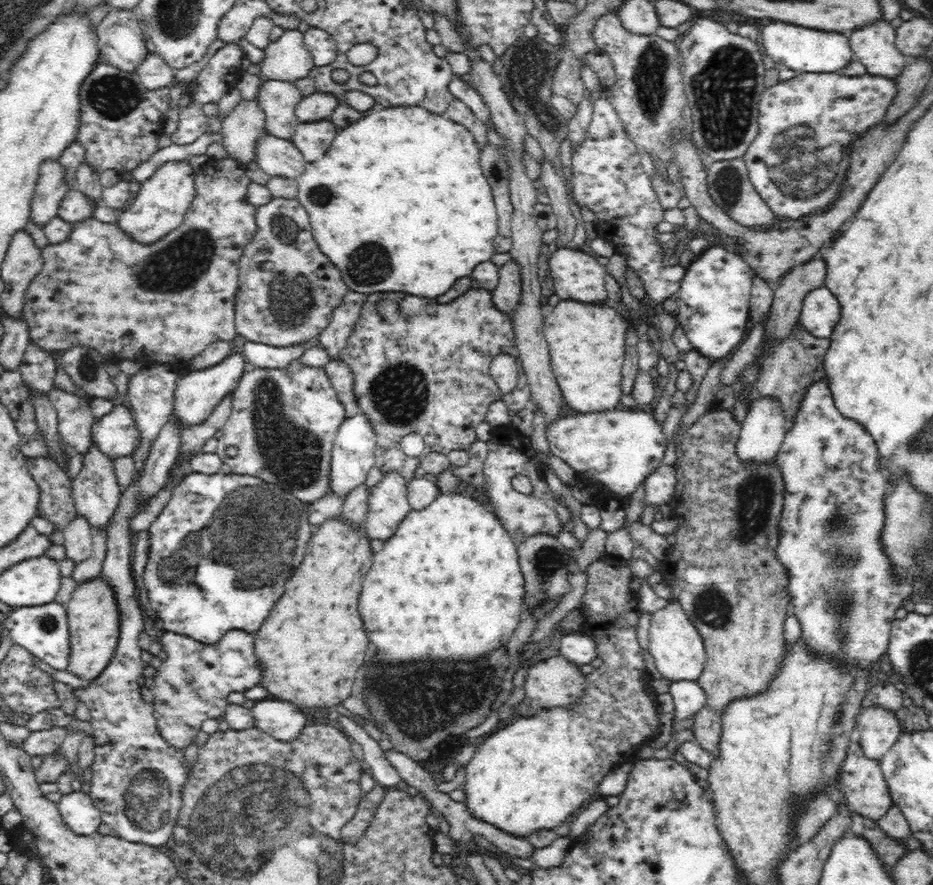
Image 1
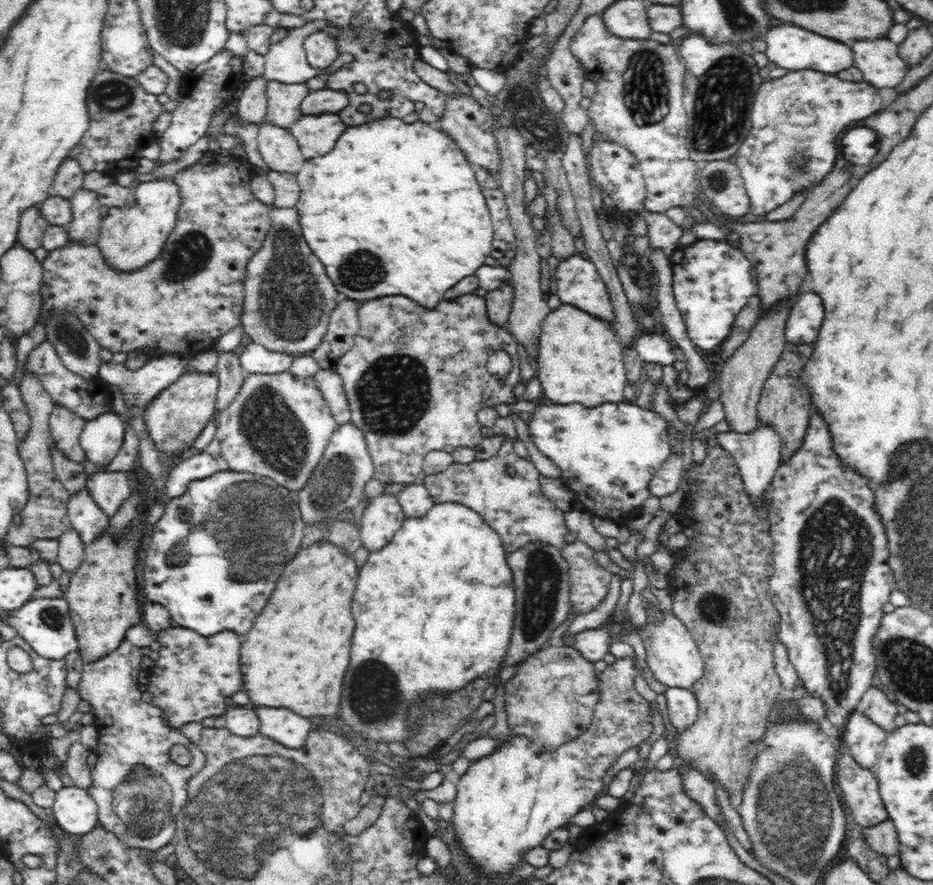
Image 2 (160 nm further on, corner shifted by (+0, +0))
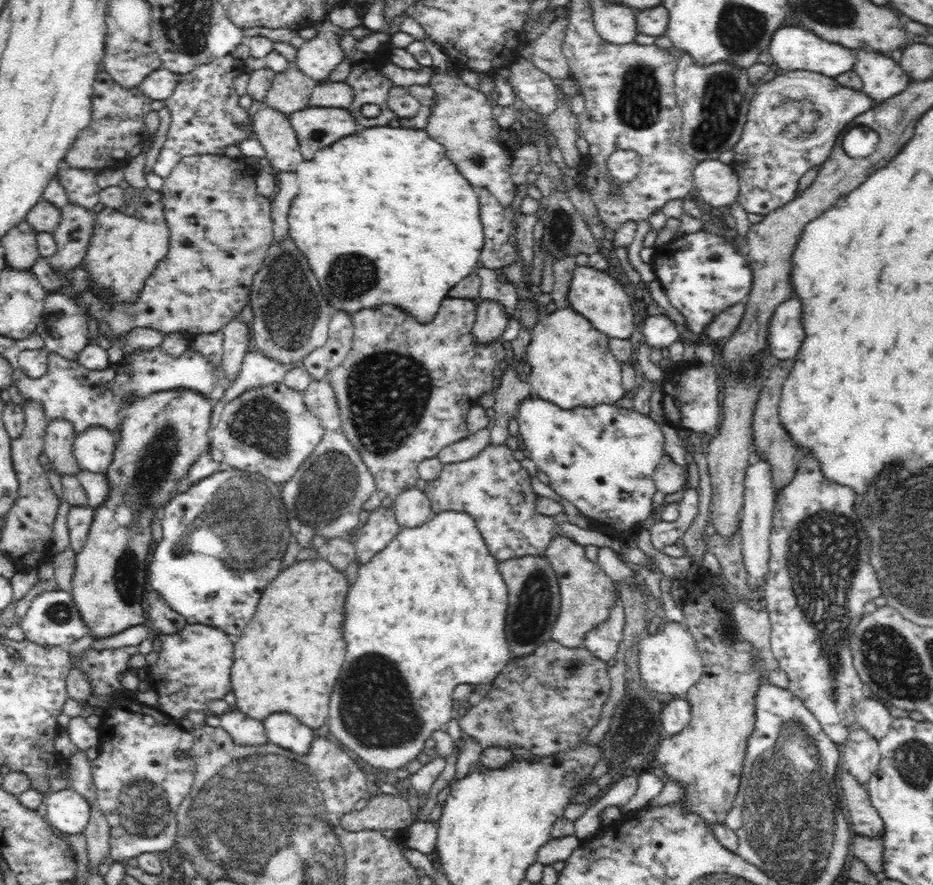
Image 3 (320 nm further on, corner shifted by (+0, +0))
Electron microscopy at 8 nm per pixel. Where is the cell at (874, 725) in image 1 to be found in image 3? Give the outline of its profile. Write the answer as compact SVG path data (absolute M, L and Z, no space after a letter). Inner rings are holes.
M856 728L839 748L842 768L859 780L860 784L867 785L880 765L879 742L866 730Z

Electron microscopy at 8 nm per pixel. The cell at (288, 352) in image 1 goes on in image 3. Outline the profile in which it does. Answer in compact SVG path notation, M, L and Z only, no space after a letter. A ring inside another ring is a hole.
M250 349L241 364L238 378L225 386L224 396L214 403L210 428L215 428L220 419L220 412L228 401L244 395L244 392L254 388L283 383L285 374L292 366L282 364L264 356L256 349Z

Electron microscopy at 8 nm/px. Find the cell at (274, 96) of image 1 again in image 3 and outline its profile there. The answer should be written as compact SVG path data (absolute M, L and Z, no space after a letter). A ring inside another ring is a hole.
M296 65L288 67L284 72L275 73L264 98L264 105L289 118L293 112L310 107L310 94L317 84L317 81L304 74Z

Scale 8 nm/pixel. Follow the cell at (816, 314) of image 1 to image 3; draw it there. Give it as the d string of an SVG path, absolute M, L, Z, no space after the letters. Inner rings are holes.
M794 296L775 310L768 324L767 350L774 361L795 358L805 337L802 302Z

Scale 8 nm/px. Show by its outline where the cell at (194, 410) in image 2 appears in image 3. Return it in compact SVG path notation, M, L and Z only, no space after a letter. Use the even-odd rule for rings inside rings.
M173 389L156 392L136 399L125 408L119 433L116 435L112 462L105 472L109 484L108 498L97 506L94 520L80 552L76 553L75 571L71 582L71 595L88 625L88 634L94 639L118 634L131 626L144 625L146 616L142 608L144 587L148 582L148 552L154 546L152 520L162 510L170 494L176 493L176 484L188 474L188 468L202 453L209 452L210 418L214 402L192 390Z

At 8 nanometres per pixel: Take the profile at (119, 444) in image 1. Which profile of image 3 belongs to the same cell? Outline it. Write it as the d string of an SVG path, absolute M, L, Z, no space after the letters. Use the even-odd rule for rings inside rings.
M92 426L78 434L72 453L81 470L105 474L113 459L115 440L115 433L103 426Z

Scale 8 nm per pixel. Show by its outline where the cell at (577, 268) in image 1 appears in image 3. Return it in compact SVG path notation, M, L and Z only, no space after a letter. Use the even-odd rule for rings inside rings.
M577 266L573 273L572 283L566 296L576 313L584 316L593 327L612 339L636 338L634 312L630 304L629 293L616 279L594 267Z

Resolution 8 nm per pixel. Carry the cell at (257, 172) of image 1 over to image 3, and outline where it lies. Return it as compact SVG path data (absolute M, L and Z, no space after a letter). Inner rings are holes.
M262 106L253 116L253 138L264 147L264 158L278 171L292 172L304 161L296 131L284 113Z

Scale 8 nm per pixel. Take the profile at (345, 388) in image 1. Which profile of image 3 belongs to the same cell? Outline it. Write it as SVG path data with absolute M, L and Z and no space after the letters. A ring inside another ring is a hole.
M311 381L303 392L306 408L320 421L325 430L339 431L341 420L337 398L330 384L325 381Z

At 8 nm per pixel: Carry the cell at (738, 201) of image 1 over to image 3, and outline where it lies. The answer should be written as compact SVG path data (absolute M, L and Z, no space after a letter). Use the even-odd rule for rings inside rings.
M703 160L693 170L695 187L702 200L718 212L728 206L739 195L738 175L730 164L716 160Z

